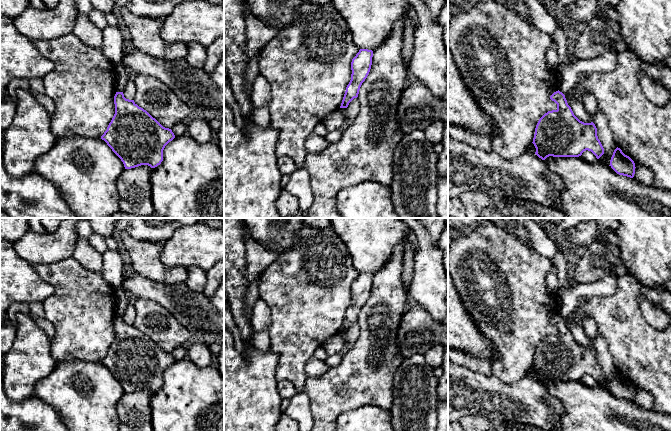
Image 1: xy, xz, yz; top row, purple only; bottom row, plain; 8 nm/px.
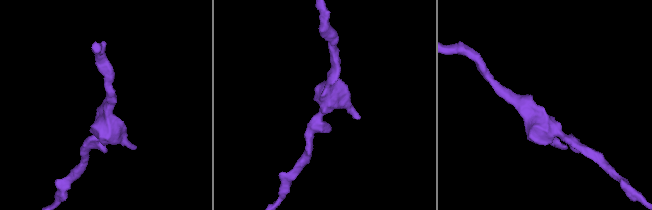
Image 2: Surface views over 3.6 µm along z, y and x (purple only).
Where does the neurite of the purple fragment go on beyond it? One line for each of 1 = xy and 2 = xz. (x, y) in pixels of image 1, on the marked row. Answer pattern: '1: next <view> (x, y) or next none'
1: next none
2: next none

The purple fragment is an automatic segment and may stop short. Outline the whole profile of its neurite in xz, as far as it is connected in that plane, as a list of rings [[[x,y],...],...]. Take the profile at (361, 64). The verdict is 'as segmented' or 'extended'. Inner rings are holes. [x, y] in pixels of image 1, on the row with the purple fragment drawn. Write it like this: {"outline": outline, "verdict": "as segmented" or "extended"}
{"outline": [[[360,49],[351,62],[351,80],[346,87],[346,91],[340,108],[347,108],[349,103],[358,97],[360,87],[367,78],[372,65],[373,51]]], "verdict": "as segmented"}

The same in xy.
{"outline": [[[116,92],[114,104],[115,114],[101,139],[121,159],[125,169],[160,165],[165,146],[175,138],[172,130],[163,127],[134,100],[126,99],[123,92]]], "verdict": "as segmented"}

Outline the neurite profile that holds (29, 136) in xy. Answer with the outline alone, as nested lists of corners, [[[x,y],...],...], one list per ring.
[[[30,91],[16,92],[16,115],[4,131],[2,157],[4,168],[12,177],[23,177],[34,171],[36,159],[48,152],[57,138],[51,131],[50,113],[37,102]]]

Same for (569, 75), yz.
[[[612,50],[594,59],[573,60],[571,64],[560,65],[559,67],[559,91],[567,94],[577,83],[582,75],[591,72],[609,72],[616,68],[618,52]]]

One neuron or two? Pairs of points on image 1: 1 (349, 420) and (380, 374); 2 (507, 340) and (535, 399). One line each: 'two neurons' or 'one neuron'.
1: two neurons
2: two neurons

